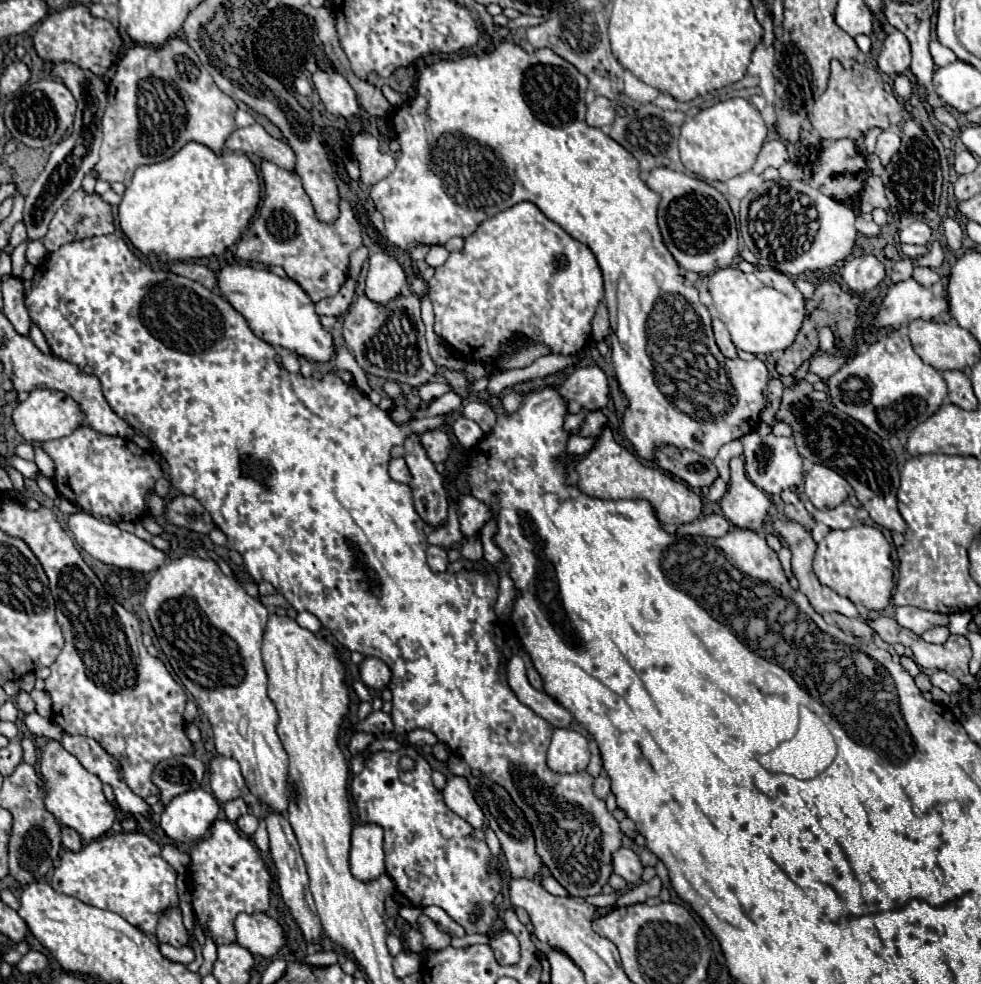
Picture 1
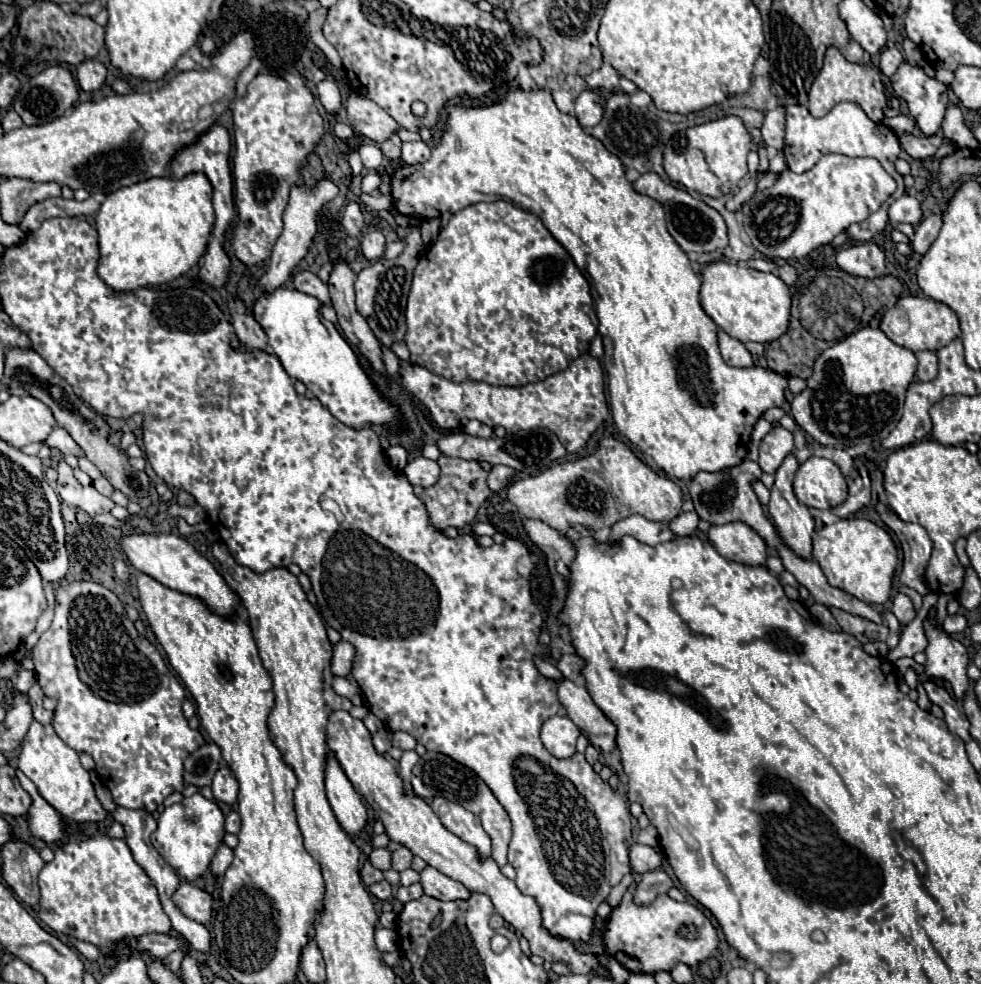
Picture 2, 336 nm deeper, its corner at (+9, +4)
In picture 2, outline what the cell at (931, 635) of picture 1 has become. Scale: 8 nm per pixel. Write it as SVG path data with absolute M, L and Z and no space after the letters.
M932 592L923 597L923 603L921 609L917 612L915 620L911 620L903 632L901 632L901 638L899 638L899 644L889 650L887 658L891 662L899 660L899 658L911 658L915 656L917 652L923 652L927 648L927 636L925 636L925 628L923 628L923 621L926 618L929 611L936 606L938 601L938 595Z

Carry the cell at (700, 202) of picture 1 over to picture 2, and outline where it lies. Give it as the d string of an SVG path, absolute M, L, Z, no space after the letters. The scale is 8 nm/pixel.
M655 172L643 174L639 180L633 182L633 188L639 194L651 196L657 202L661 202L665 210L665 220L667 220L667 230L673 236L673 240L685 250L685 252L713 252L713 250L723 250L727 246L727 226L723 222L723 216L705 204L703 200L695 198L683 188L677 188L673 184L663 182Z

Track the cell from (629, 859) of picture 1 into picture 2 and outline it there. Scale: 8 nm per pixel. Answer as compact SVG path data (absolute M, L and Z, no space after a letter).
M633 844L631 850L629 850L629 862L631 862L631 870L633 870L635 874L645 874L645 872L649 872L649 870L661 868L663 854L659 854L659 852L653 850L651 846Z

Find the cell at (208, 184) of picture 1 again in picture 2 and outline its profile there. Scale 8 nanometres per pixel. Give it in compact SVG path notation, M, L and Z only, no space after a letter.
M191 172L185 178L149 178L125 188L111 192L99 208L95 226L99 232L99 276L113 290L135 290L141 286L159 286L171 282L185 274L207 250L213 234L215 214L213 214L213 186L203 172Z

